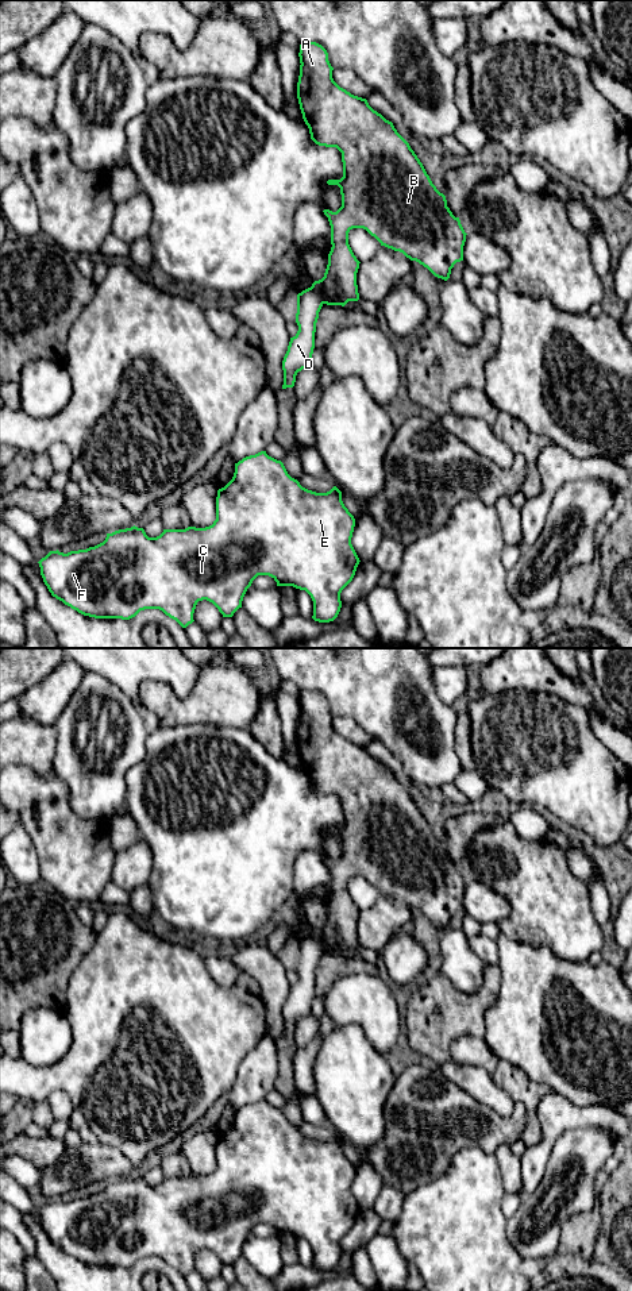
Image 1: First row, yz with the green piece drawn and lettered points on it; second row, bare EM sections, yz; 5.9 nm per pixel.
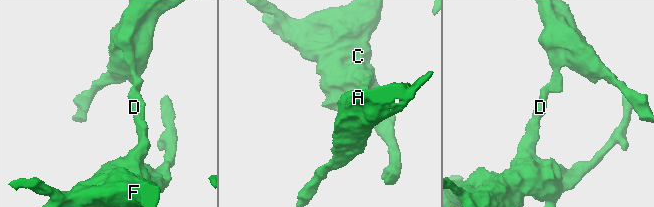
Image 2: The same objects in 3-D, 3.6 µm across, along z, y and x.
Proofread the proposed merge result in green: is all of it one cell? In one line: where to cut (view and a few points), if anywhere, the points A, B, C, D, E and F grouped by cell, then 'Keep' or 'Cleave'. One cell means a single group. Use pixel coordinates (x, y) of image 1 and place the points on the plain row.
Split along yz (311, 935), (323, 951). Groups: A B / C D E F. Cleave

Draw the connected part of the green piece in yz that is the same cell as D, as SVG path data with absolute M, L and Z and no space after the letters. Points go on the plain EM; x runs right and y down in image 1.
M312 936L297 943L296 971L298 979L290 986L288 999L282 1009L282 1037L293 1036L297 1021L311 1014L315 997L316 971L321 955L321 947Z

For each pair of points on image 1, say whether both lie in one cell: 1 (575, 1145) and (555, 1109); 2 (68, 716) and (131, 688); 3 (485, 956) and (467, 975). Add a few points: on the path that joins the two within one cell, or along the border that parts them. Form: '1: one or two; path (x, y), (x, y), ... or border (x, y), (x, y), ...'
1: two; border (598, 1126), (566, 1129), (555, 1140), (547, 1155)
2: two; border (115, 685), (139, 710)
3: two; border (467, 940), (473, 952), (485, 964)

